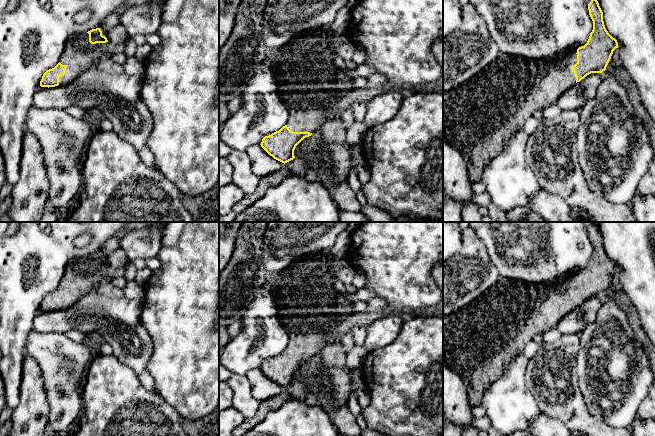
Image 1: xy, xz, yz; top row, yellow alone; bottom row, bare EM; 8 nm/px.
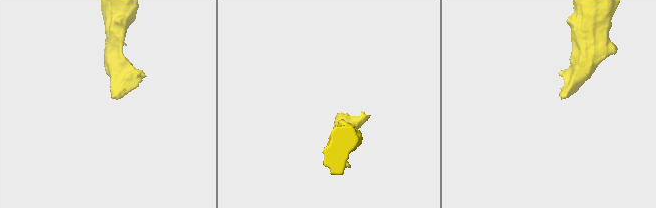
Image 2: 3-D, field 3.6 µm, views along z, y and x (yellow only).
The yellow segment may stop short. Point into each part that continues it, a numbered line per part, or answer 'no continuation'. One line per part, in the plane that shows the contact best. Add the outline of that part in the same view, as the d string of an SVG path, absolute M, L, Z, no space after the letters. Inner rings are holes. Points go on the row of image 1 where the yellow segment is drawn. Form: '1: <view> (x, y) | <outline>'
1: yz (480, 116) | M577 51L566 55L563 63L564 67L558 69L552 59L534 59L500 53L490 66L476 76L452 90L443 92L443 131L448 143L458 150L468 163L470 182L481 180L489 161L505 148L517 130L523 129L525 122L535 111L556 104L560 95L576 84L571 66L577 63Z

